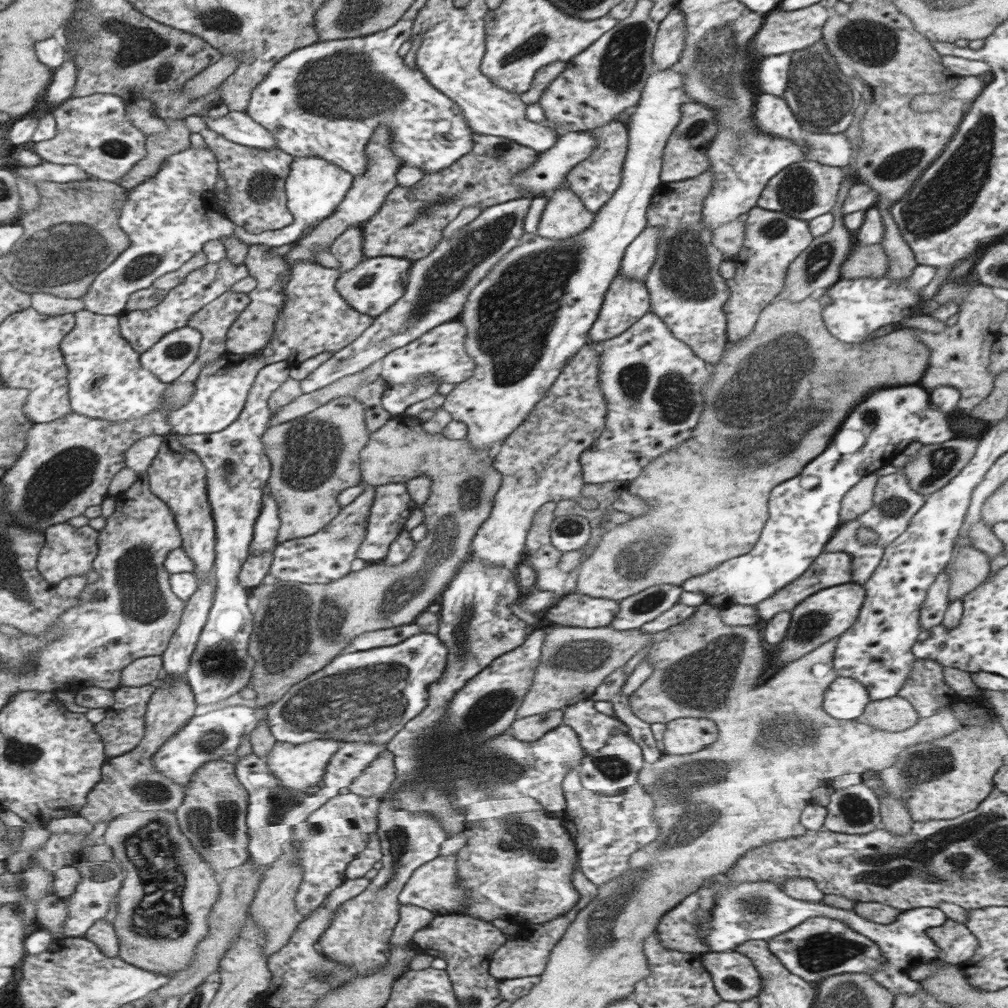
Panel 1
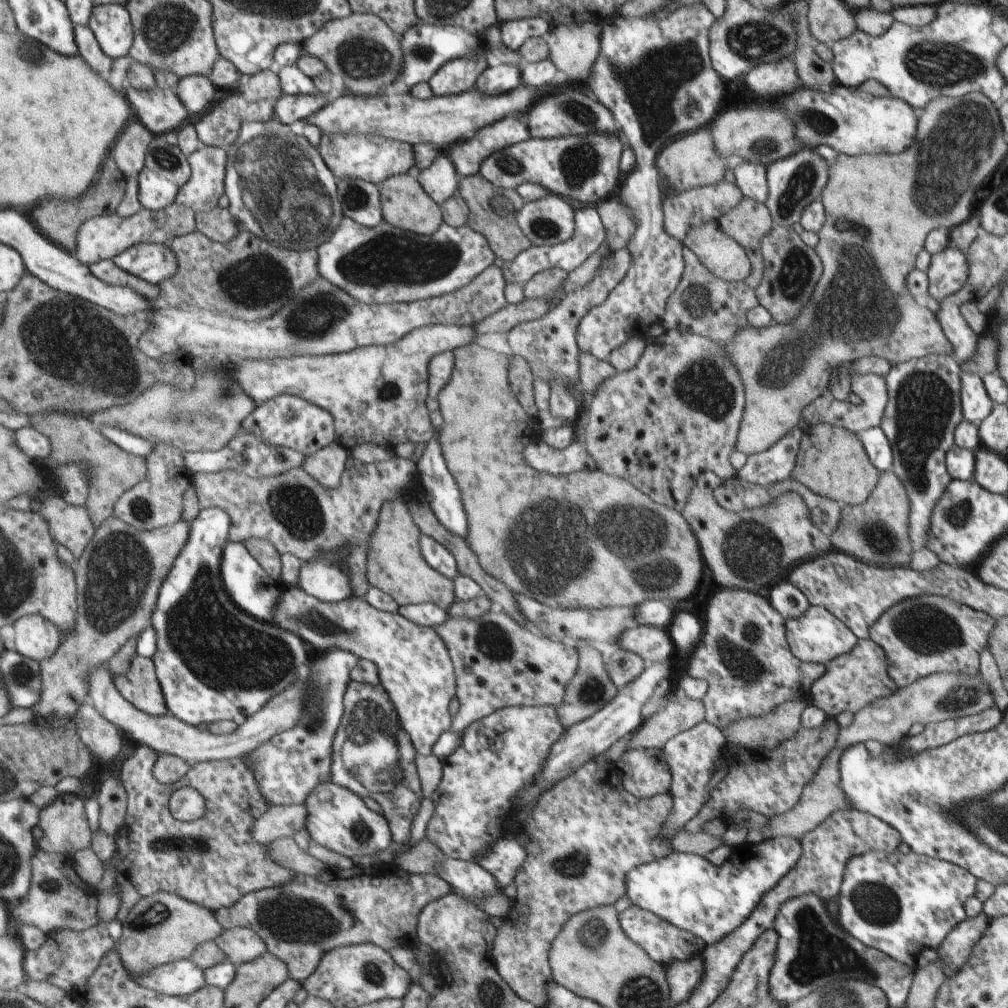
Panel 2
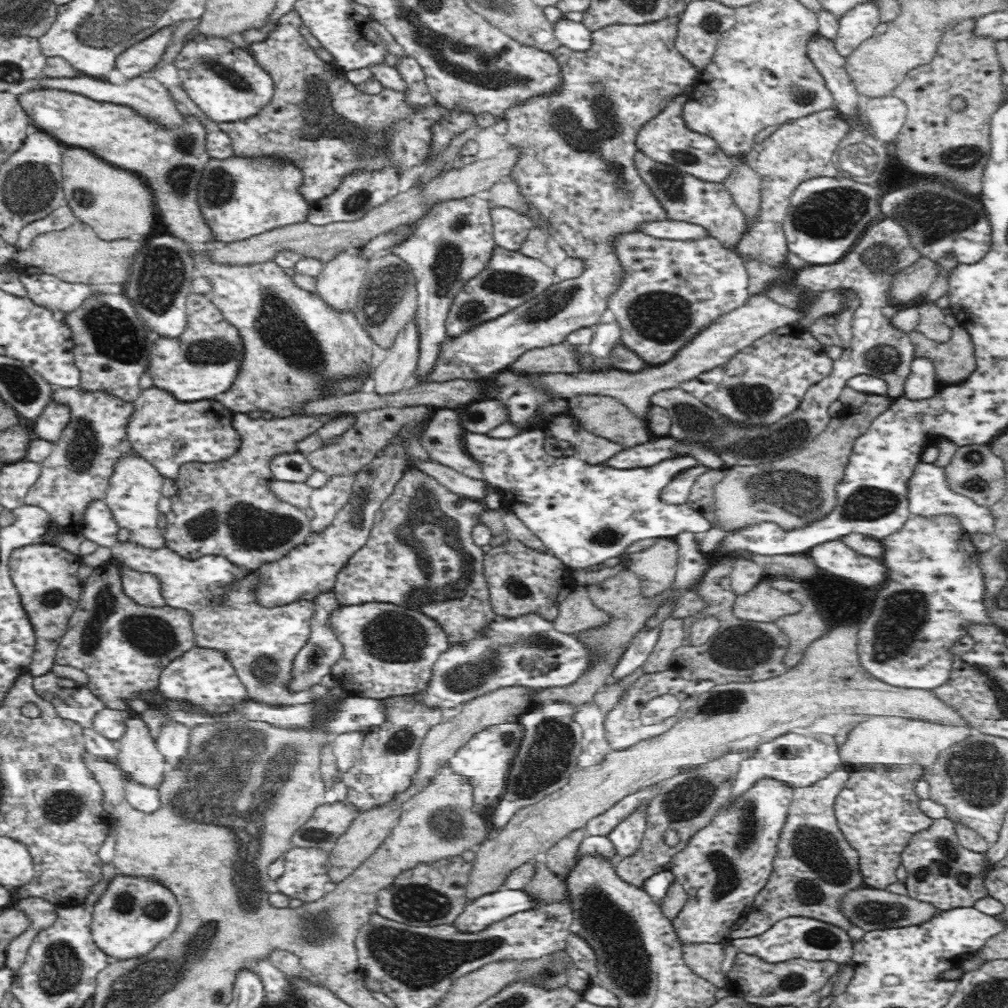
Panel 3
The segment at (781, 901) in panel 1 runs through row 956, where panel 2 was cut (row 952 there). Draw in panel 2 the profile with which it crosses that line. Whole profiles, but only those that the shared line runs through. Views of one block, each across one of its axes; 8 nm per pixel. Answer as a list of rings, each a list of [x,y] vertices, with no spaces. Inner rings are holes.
[[[867,852],[867,854],[861,854],[861,856],[851,856],[851,862],[847,862],[847,866],[843,868],[843,886],[839,890],[839,926],[853,938],[857,938],[861,944],[869,946],[869,948],[875,948],[883,954],[887,954],[891,960],[899,962],[899,964],[905,964],[905,966],[911,966],[913,970],[921,970],[923,966],[929,966],[931,962],[935,962],[935,958],[939,958],[939,948],[943,946],[943,942],[949,938],[949,934],[955,930],[955,926],[959,926],[959,922],[965,922],[967,916],[965,916],[965,910],[963,910],[963,904],[967,898],[975,896],[975,882],[977,878],[971,876],[971,872],[967,872],[965,868],[959,868],[955,864],[949,864],[945,860],[935,860],[935,858],[927,858],[927,856],[917,856],[913,852],[907,852],[907,854],[885,854],[885,852]]]

